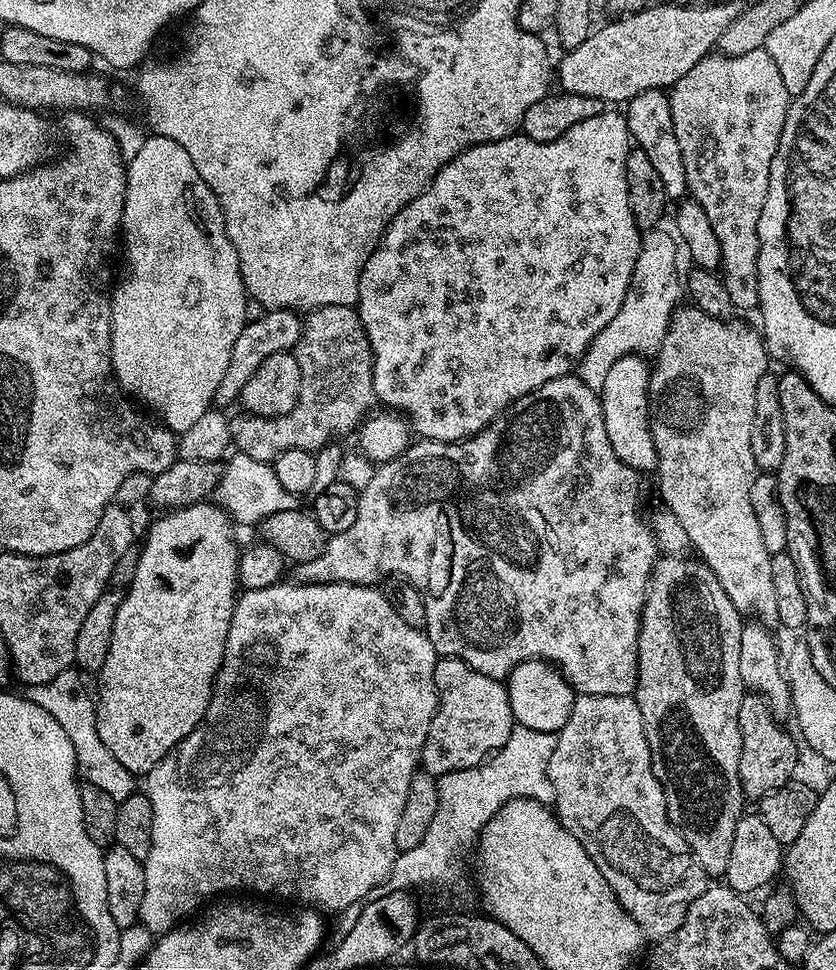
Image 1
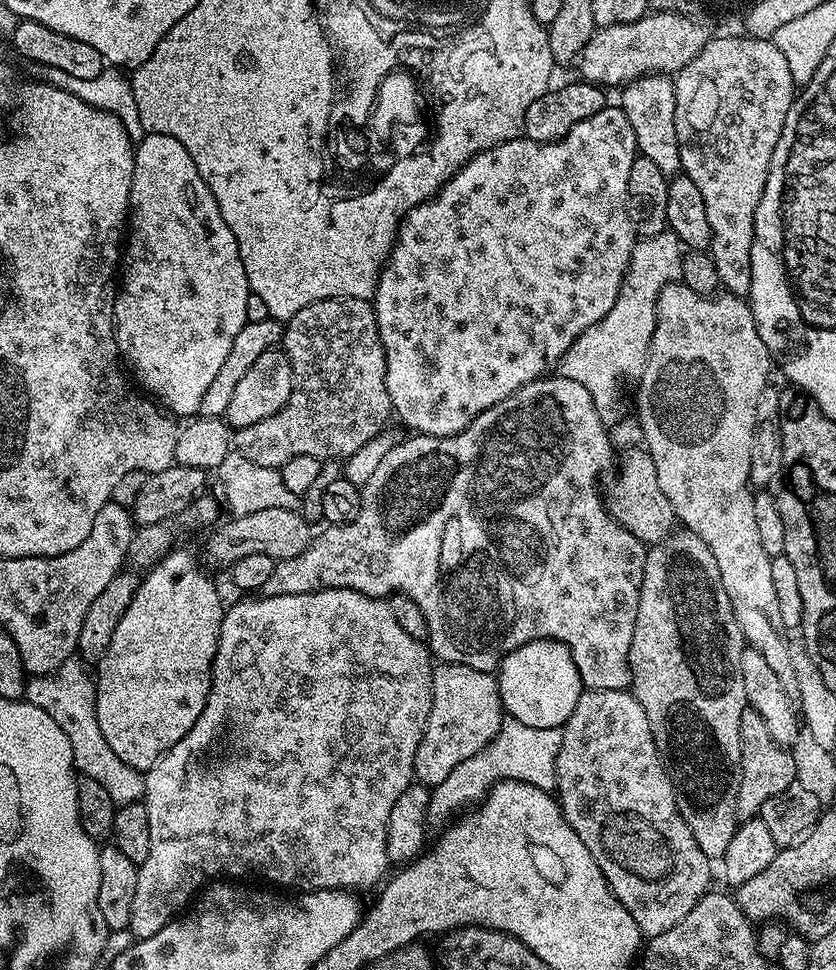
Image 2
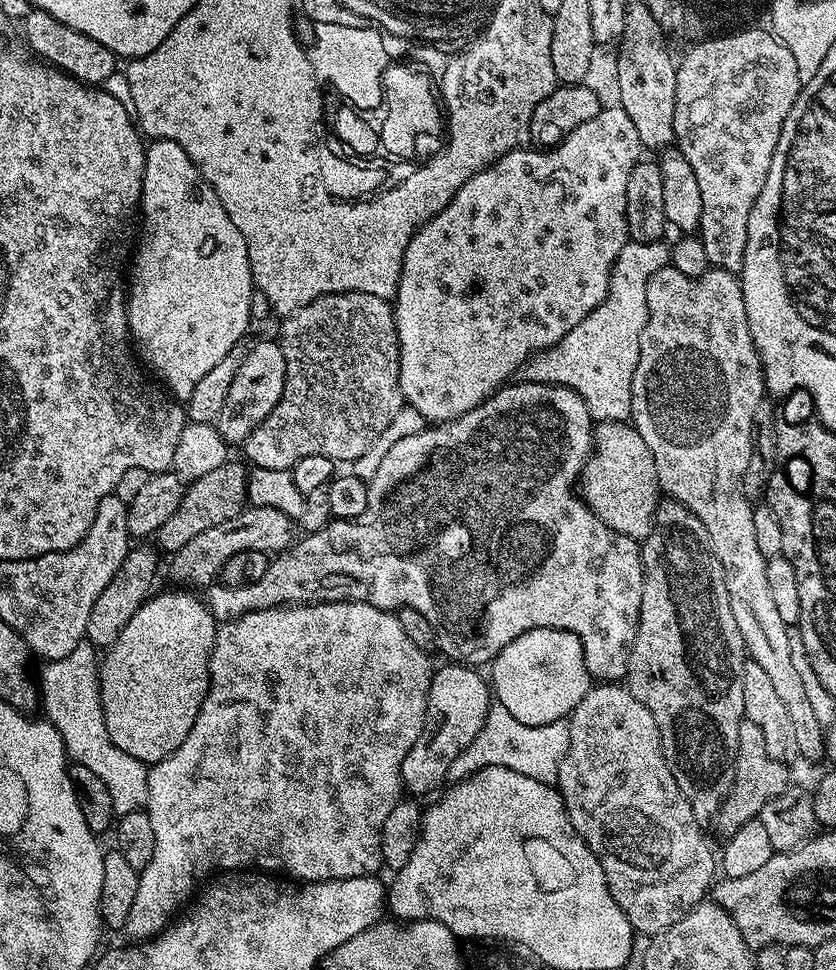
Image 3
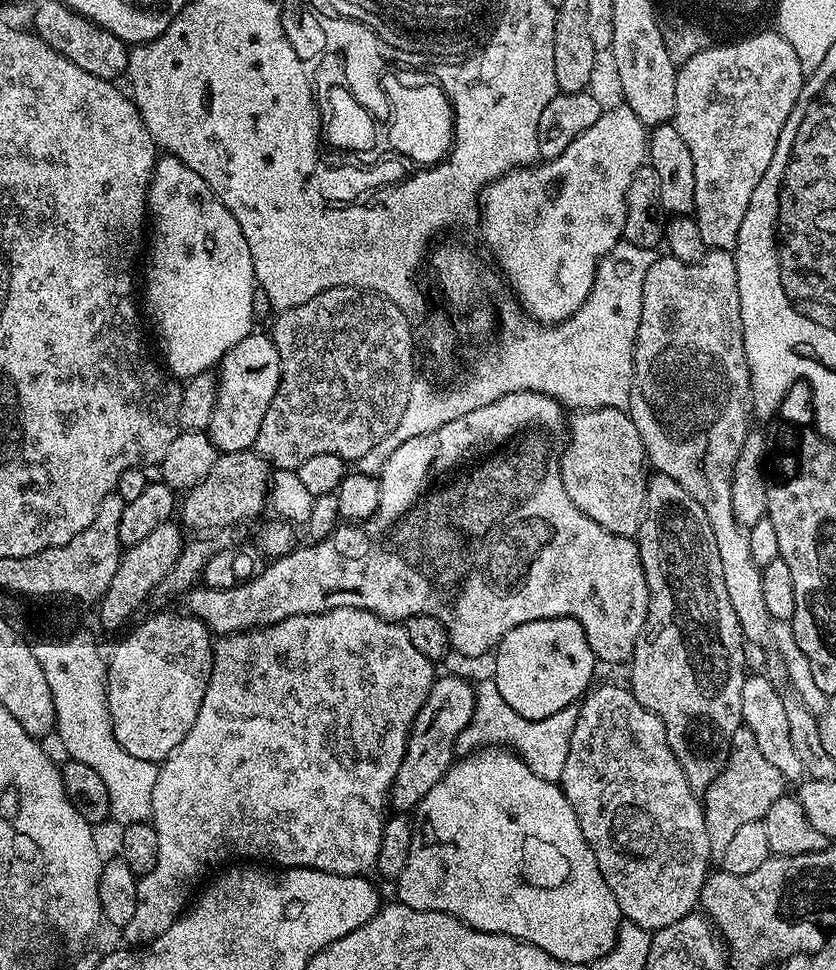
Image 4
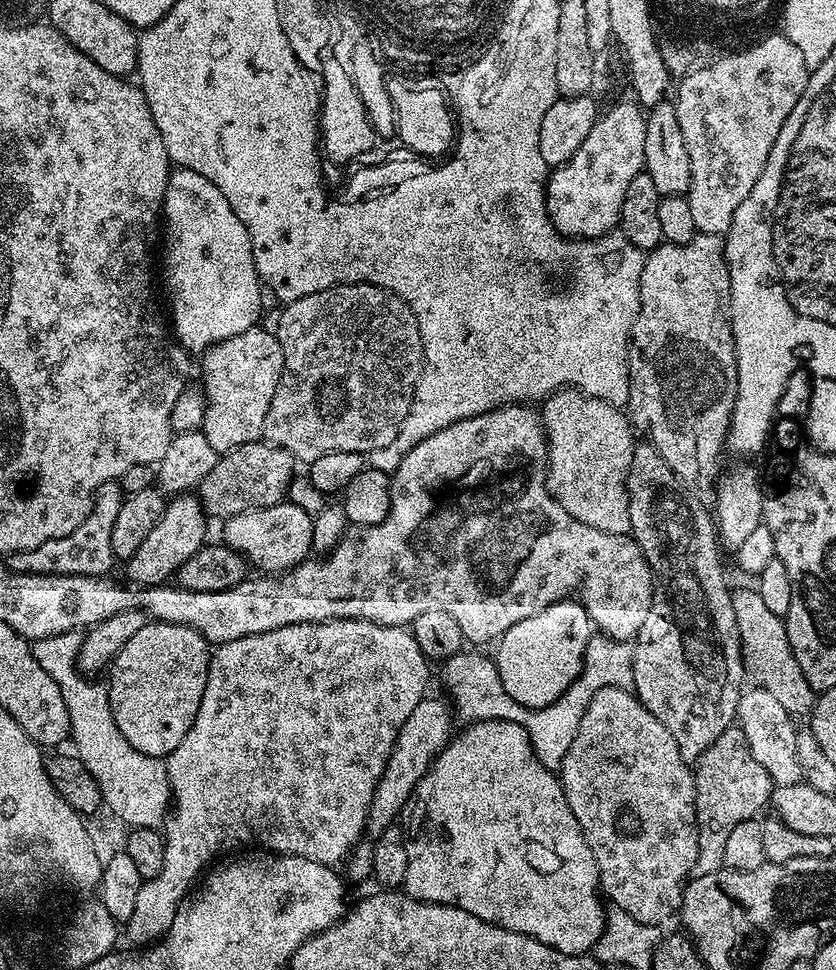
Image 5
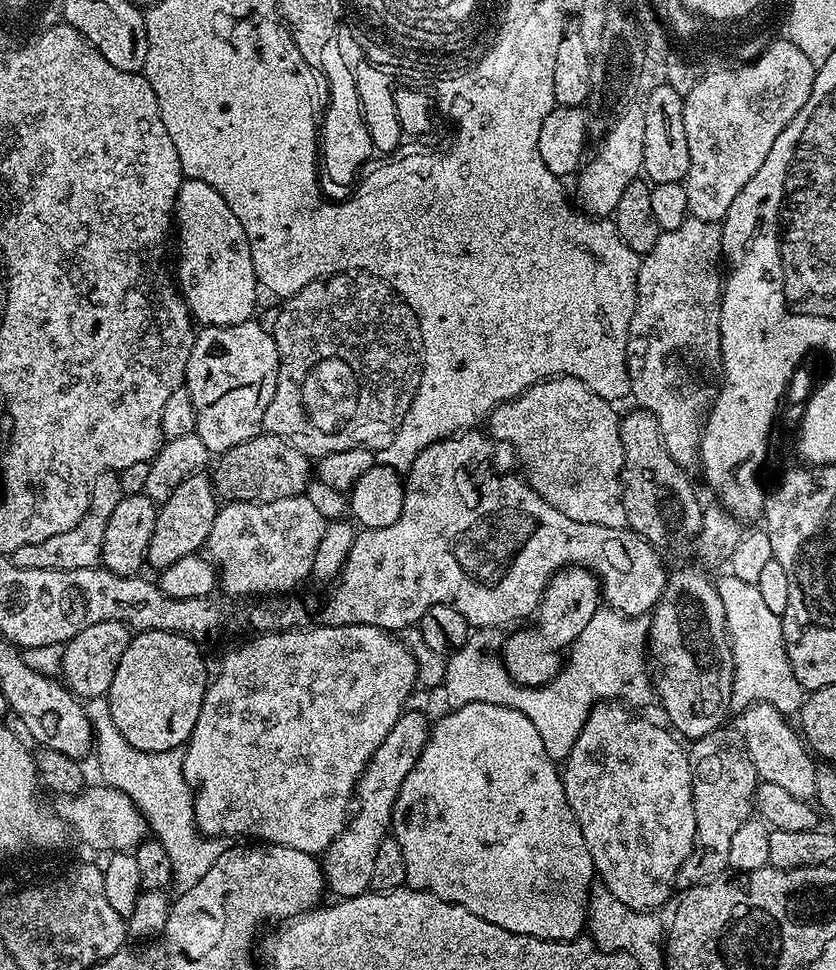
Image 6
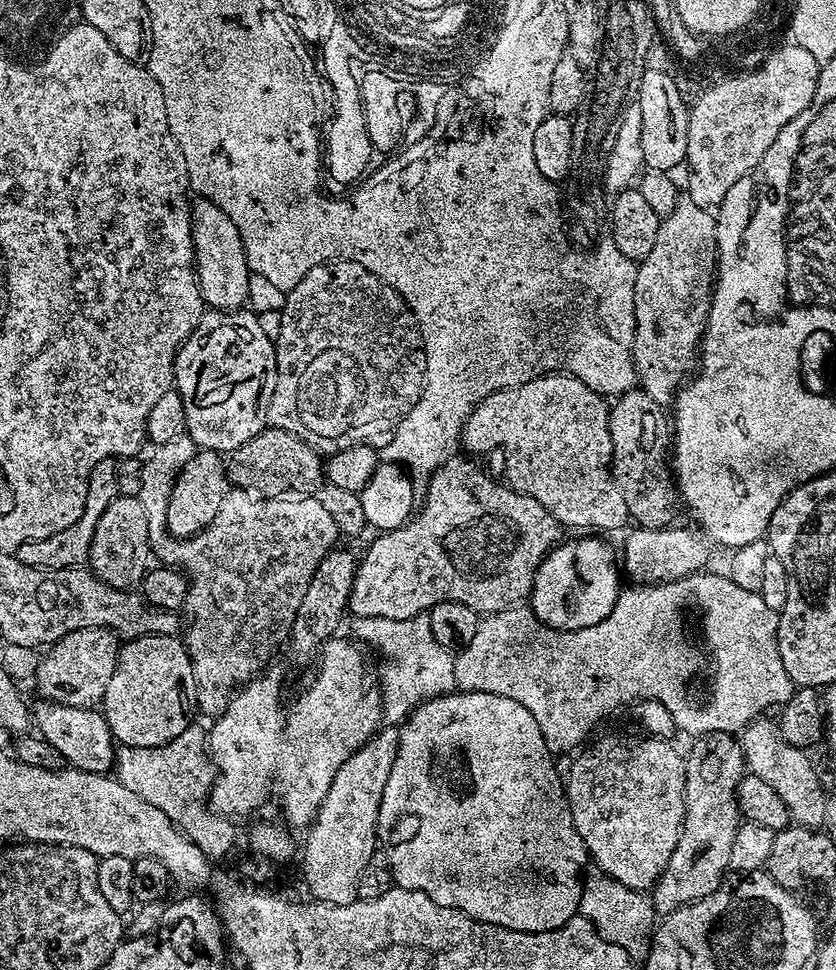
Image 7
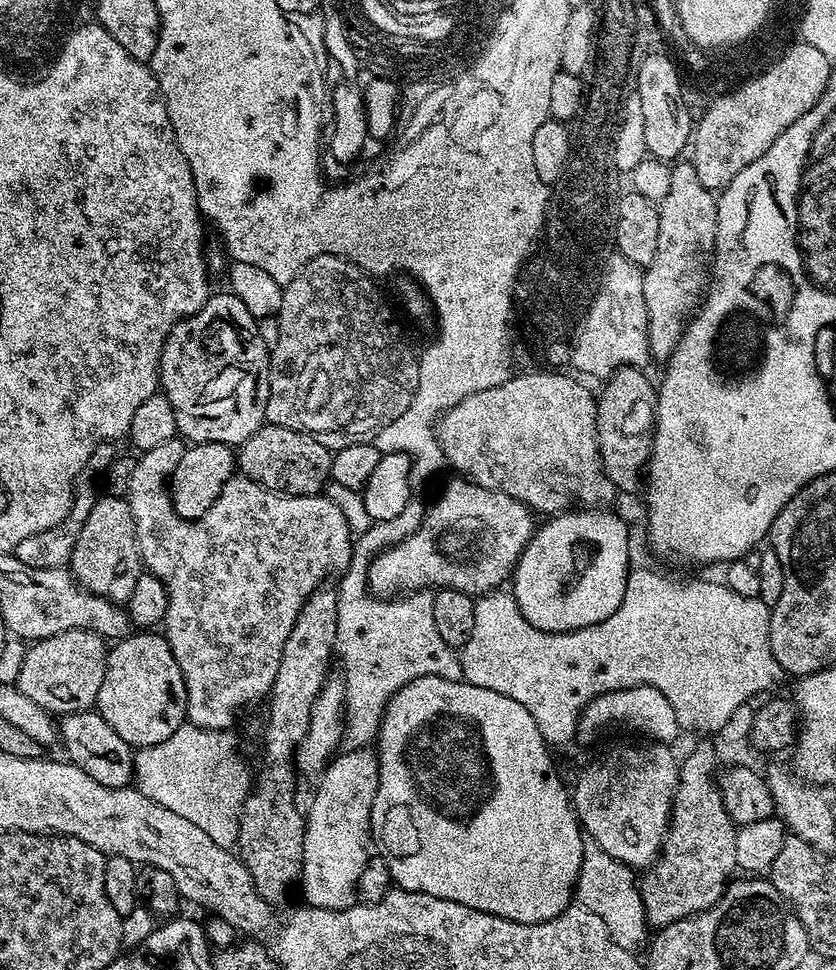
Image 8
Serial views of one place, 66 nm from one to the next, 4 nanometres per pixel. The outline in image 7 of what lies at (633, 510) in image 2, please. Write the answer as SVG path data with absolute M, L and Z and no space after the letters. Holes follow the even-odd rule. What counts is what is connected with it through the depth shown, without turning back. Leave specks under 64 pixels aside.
M537 374L530 382L522 382L513 388L506 390L498 390L494 394L490 394L482 402L476 404L476 408L470 414L470 418L464 424L464 429L460 432L460 440L469 448L467 451L472 452L492 452L495 448L501 448L504 451L504 476L508 487L516 492L526 494L530 498L534 498L534 502L538 502L542 506L546 506L546 510L552 517L558 521L565 529L580 528L576 530L600 530L596 528L620 528L624 523L629 523L630 517L626 510L626 498L622 498L622 490L618 490L618 486L612 477L612 443L610 442L610 418L608 410L610 404L605 397L599 392L595 392L590 386L586 386L577 376L567 374Z

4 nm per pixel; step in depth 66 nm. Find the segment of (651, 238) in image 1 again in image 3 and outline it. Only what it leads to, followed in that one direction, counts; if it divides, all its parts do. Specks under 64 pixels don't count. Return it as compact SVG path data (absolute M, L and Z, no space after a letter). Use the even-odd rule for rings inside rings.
M629 239L612 267L610 286L602 303L552 348L536 353L522 369L525 381L557 384L574 390L586 402L593 421L627 421L632 414L632 379L640 357L642 330L646 330L646 286L658 270L669 267L667 243Z

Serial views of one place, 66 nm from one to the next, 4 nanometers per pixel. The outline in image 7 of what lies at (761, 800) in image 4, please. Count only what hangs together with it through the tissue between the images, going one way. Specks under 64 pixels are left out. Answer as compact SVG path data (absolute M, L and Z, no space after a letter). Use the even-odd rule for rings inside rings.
M711 732L691 741L692 753L687 753L686 814L678 846L670 856L666 870L650 889L650 901L655 911L667 914L701 900L719 888L729 871L730 850L734 834L742 823L740 807L736 801L736 787L746 775L744 750L731 732Z

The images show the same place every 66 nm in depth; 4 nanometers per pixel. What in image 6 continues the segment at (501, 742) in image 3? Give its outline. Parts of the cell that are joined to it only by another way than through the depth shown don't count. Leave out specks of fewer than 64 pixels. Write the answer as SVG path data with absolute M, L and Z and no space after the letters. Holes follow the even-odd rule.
M611 606L597 608L594 618L586 622L586 630L582 630L567 649L568 665L565 668L563 665L553 680L539 688L517 684L506 670L501 653L488 648L489 633L476 630L457 652L447 657L442 692L456 706L468 704L471 700L485 700L516 708L538 726L538 734L542 734L550 758L563 762L568 759L574 742L578 742L578 734L582 734L582 726L586 726L586 718L596 704L623 702L637 706L653 699L654 684L650 676L648 680L648 672L644 669L644 648L646 652L650 644L649 627L647 615L625 616Z

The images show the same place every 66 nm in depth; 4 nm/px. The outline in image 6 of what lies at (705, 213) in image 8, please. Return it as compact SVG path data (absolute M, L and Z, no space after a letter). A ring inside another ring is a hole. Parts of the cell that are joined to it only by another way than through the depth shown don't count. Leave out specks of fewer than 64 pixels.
M689 215L682 226L678 226L678 230L660 233L658 242L654 242L650 251L643 253L638 270L636 309L630 322L626 346L631 395L636 396L640 403L637 405L643 411L658 418L666 450L672 461L681 466L697 463L700 434L706 415L705 405L713 399L714 385L720 372L720 230L719 223L711 224Z

